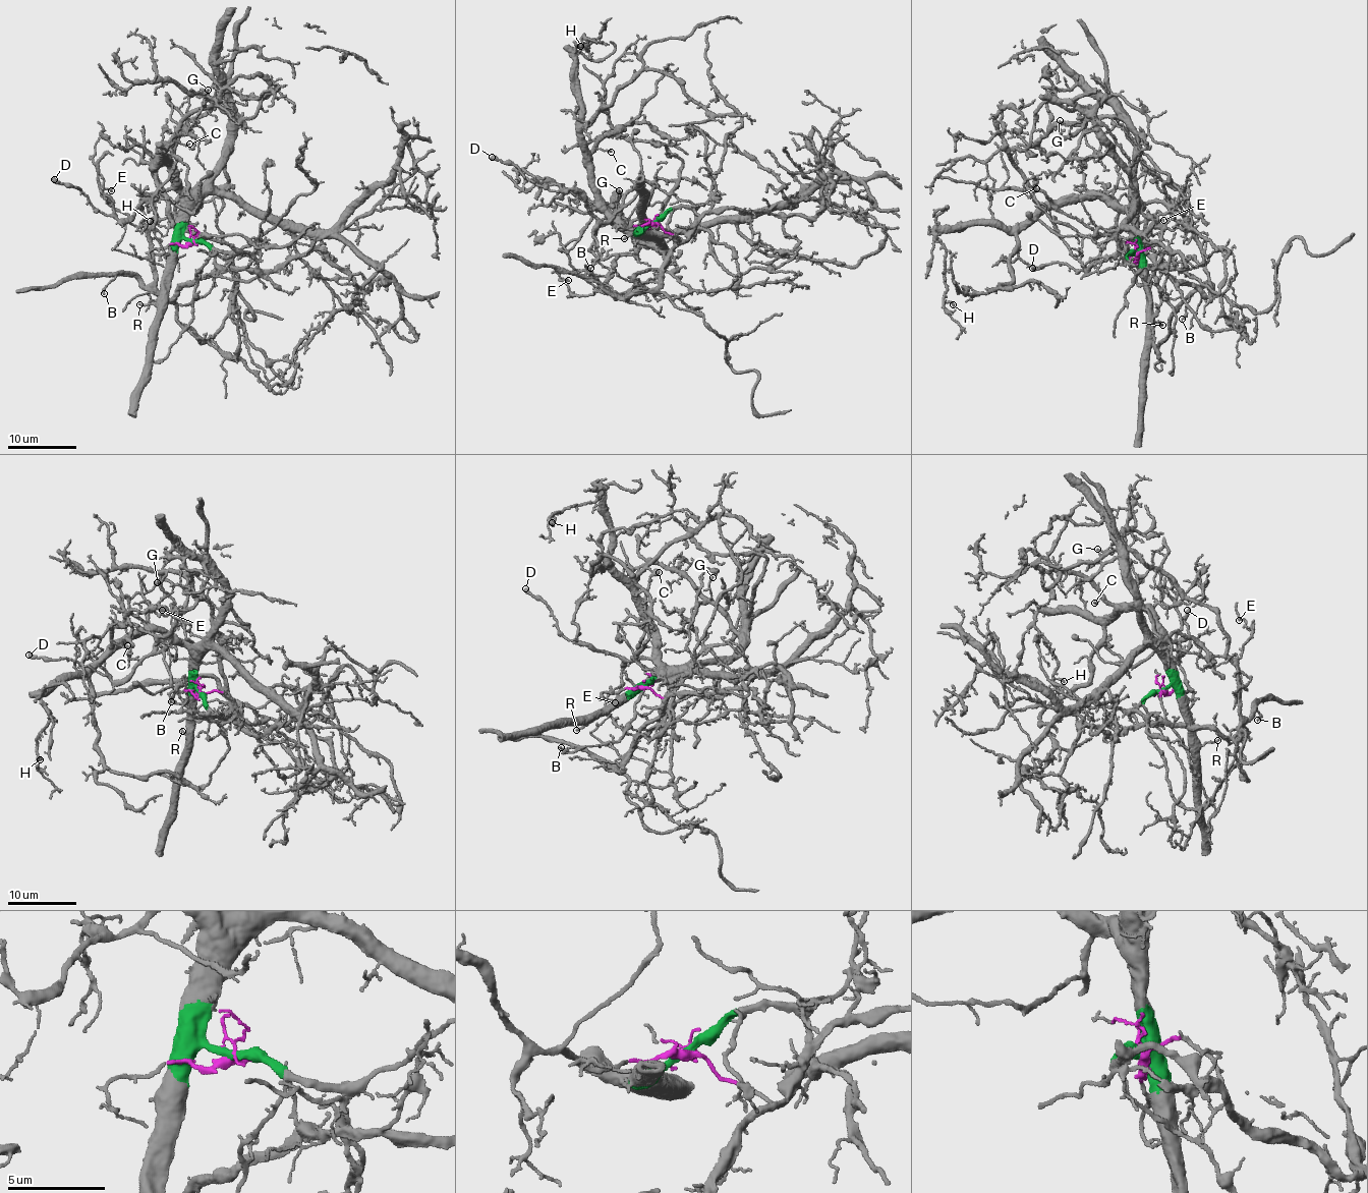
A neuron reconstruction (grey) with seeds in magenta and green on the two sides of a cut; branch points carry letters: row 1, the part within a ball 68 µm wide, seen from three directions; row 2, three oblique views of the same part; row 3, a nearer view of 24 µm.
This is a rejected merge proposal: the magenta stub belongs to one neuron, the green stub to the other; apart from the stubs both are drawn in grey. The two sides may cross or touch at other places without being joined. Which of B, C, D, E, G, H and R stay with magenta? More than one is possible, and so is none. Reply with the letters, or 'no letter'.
B, E

